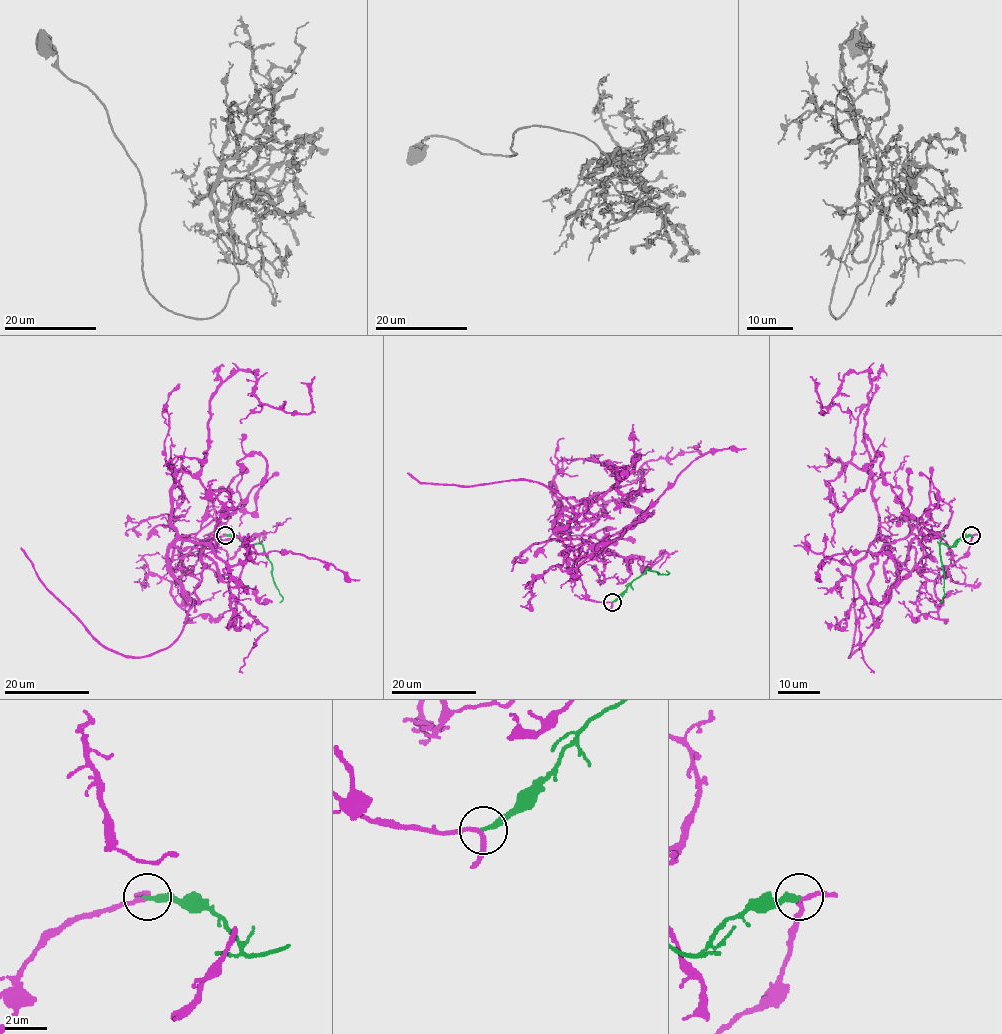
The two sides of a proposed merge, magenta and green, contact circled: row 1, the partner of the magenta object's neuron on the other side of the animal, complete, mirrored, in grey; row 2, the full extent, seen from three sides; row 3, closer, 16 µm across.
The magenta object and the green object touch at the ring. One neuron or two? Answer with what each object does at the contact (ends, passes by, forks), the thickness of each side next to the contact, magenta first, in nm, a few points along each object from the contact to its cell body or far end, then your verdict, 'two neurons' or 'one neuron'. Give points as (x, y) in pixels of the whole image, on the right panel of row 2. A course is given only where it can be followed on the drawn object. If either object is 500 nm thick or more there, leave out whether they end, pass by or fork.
magenta passes by; green ends there; 200 nm thick on the magenta side, 280 nm on the other; magenta runs (972, 534), (953, 564), (901, 567), (878, 535), (864, 438), (869, 370), (849, 371), (822, 414), (810, 376); green runs (972, 534), (962, 535), (952, 546), (939, 544), (944, 580), (944, 596), (940, 602); two neurons

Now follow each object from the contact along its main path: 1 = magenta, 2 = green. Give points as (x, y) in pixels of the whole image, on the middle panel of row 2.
1: (611, 602), (586, 597), (573, 545), (554, 522), (559, 502), (631, 500), (647, 461), (699, 451), (701, 441)
2: (611, 602), (647, 570), (659, 575), (667, 575), (669, 573), (666, 571)

